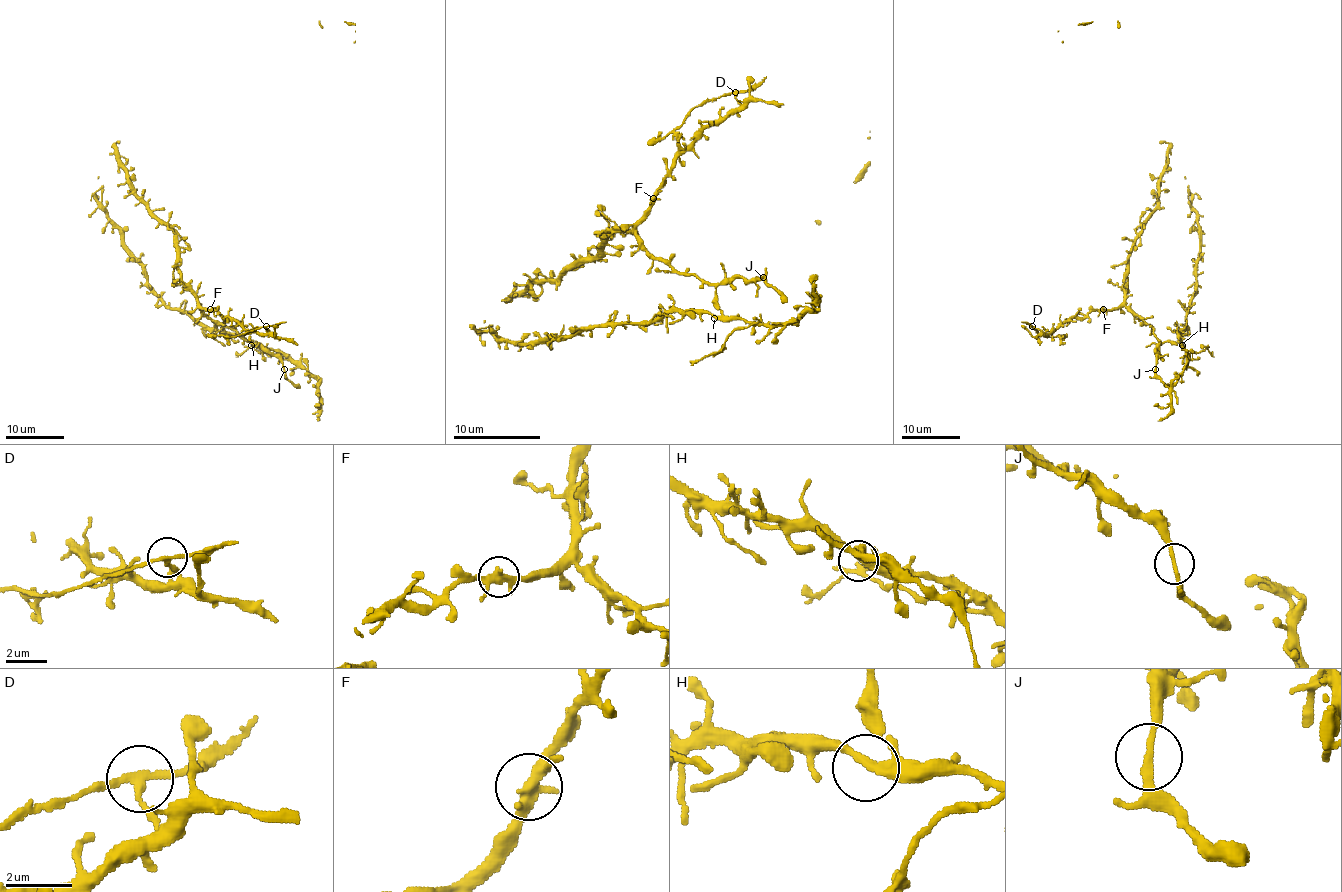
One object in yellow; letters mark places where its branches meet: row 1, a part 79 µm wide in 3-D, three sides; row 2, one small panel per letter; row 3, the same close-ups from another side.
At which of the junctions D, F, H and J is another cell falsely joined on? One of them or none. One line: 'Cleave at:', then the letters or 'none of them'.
Cleave at: D

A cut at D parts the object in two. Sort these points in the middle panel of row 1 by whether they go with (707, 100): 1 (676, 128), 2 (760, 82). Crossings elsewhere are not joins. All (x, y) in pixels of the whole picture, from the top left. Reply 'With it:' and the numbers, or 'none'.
With it: 1, 2

